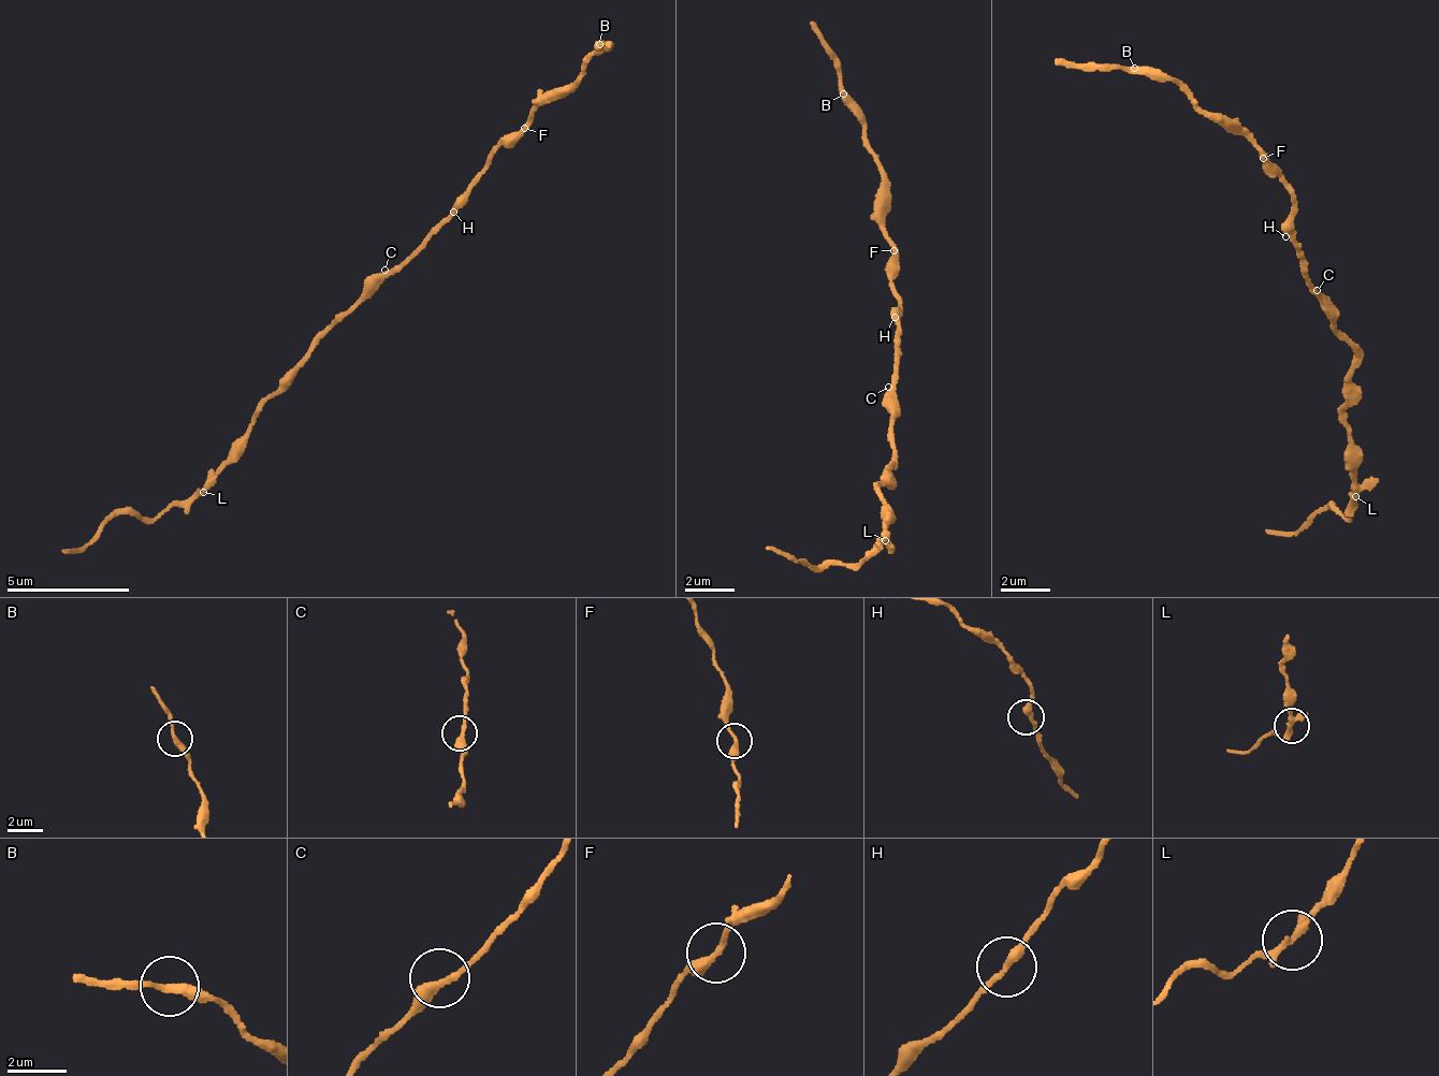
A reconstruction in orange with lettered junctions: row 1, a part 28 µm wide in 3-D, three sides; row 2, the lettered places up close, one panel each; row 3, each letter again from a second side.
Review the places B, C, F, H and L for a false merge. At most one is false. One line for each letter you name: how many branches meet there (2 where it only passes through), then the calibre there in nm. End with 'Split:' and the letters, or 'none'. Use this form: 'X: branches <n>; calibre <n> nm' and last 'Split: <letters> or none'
L: branches 2; calibre 280 nm
Split: L

